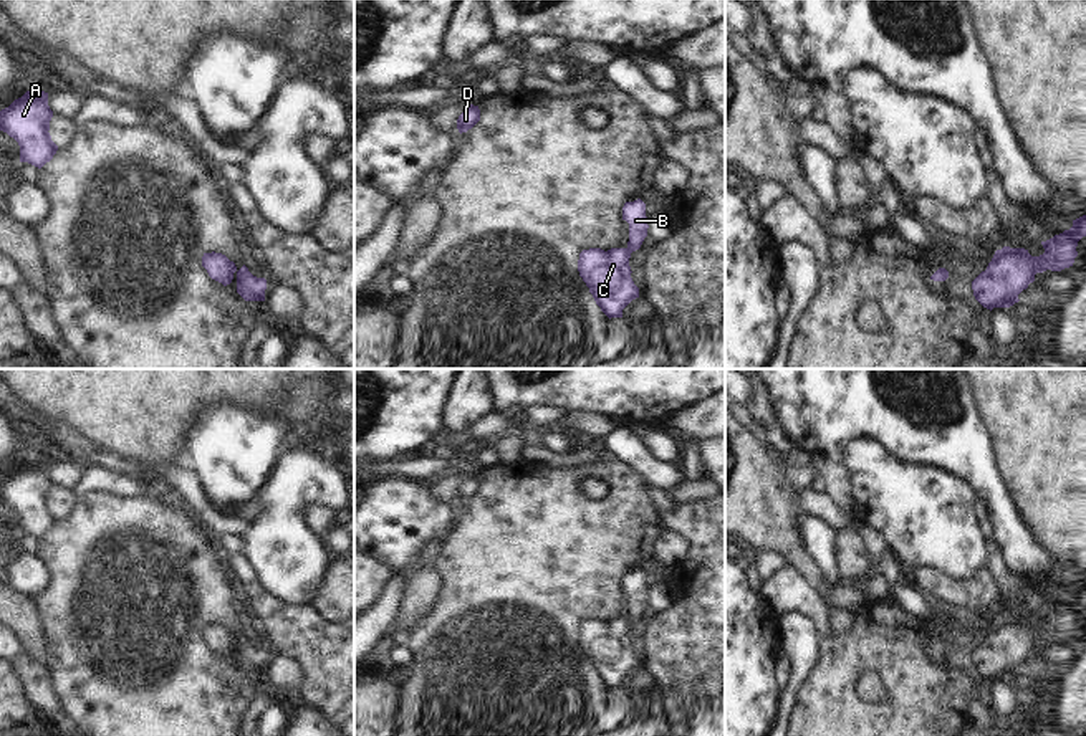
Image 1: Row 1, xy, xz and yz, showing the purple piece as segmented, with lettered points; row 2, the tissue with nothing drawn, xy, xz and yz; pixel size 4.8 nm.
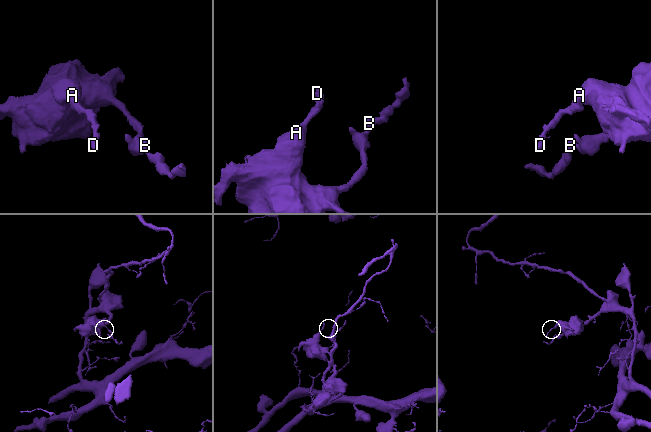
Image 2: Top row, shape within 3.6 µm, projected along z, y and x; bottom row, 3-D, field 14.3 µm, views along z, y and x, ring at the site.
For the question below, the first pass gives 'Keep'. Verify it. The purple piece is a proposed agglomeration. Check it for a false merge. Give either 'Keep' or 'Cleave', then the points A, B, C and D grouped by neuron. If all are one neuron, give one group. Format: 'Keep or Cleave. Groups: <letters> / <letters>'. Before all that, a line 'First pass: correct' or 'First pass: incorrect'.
First pass: correct
Keep. Groups: A B C D

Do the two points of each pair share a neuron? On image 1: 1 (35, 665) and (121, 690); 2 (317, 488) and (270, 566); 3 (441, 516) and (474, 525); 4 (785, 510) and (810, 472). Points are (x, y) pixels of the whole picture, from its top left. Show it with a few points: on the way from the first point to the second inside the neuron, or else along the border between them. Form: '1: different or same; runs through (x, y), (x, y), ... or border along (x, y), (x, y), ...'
1: different; border along (48, 664), (63, 707)
2: same; runs through (295, 503), (280, 520), (278, 544)
3: different; border along (461, 505), (454, 528), (444, 540)
4: different; border along (777, 457), (785, 477), (800, 490)

